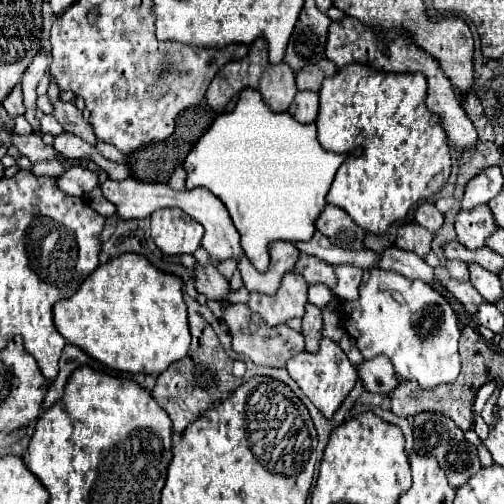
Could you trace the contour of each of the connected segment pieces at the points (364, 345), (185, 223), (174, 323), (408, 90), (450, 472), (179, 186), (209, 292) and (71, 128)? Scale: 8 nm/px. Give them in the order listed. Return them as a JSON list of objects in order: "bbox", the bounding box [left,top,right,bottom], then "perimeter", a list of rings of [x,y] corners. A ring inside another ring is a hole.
[{"bbox":[342,269,460,389],"perimeter":[[[366,269],[362,283],[360,283],[360,297],[356,301],[344,301],[342,309],[344,309],[342,327],[356,341],[364,359],[374,359],[378,355],[386,355],[402,379],[414,379],[422,385],[422,389],[432,389],[442,383],[452,383],[458,377],[458,373],[460,373],[458,317],[456,317],[454,309],[450,307],[450,303],[432,285],[428,285],[424,281],[410,281],[398,273],[386,273],[382,269]],[[430,313],[438,313],[438,323],[430,331],[430,335],[420,337],[416,331],[416,325],[422,323]]]},{"bbox":[150,207,202,255],"perimeter":[[[178,207],[158,209],[150,215],[152,241],[166,255],[194,253],[202,239],[202,225]]]},{"bbox":[54,253,190,375],"perimeter":[[[124,253],[98,265],[70,299],[54,305],[54,325],[68,343],[126,373],[160,375],[172,361],[186,357],[190,347],[182,279],[156,269],[138,253]]]},{"bbox":[316,65,450,235],"perimeter":[[[348,65],[338,69],[330,79],[324,79],[320,89],[320,113],[316,119],[318,141],[326,151],[346,153],[362,147],[364,153],[354,159],[346,159],[326,195],[330,205],[344,209],[356,225],[362,229],[382,235],[386,229],[406,219],[408,211],[424,199],[438,193],[450,177],[450,155],[444,129],[432,119],[426,109],[426,77],[422,73],[378,73],[364,65]]]},{"bbox":[412,413,480,489],"perimeter":[[[420,413],[412,419],[414,425],[414,451],[418,455],[432,455],[436,457],[436,461],[442,465],[442,469],[446,471],[446,477],[450,481],[450,485],[454,485],[454,489],[462,487],[474,473],[478,473],[480,469],[480,461],[478,461],[478,451],[474,445],[470,445],[464,437],[464,433],[456,427],[456,423],[440,413]]]},{"bbox":[168,166,187,190],"perimeter":[[[178,166],[173,174],[171,175],[168,184],[174,190],[184,190],[185,188],[185,181],[187,178],[187,173],[184,170],[183,166]]]},{"bbox":[192,267,230,305],"perimeter":[[[196,267],[192,271],[196,275],[196,289],[210,301],[220,301],[222,305],[228,305],[226,297],[230,293],[230,283],[216,271],[216,267]]]},{"bbox":[48,81,96,145],"perimeter":[[[56,81],[50,83],[48,97],[50,97],[52,105],[54,105],[54,113],[52,113],[52,115],[56,117],[56,121],[58,121],[68,133],[74,133],[74,135],[78,135],[80,139],[84,139],[86,143],[96,145],[94,129],[92,129],[92,125],[88,125],[88,123],[82,119],[80,109],[76,109],[76,107],[66,107],[66,105],[60,101],[60,89],[58,89],[58,83],[56,83]]]}]

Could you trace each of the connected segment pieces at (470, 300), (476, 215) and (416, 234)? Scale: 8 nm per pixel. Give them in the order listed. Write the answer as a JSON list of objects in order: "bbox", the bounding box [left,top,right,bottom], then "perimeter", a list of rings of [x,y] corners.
[{"bbox":[446,279,482,315],"perimeter":[[[450,279],[446,281],[446,289],[474,315],[478,311],[478,305],[482,305],[482,295],[474,289],[474,285],[470,285],[468,281],[456,281],[456,279]]]},{"bbox":[456,205,498,249],"perimeter":[[[486,205],[476,207],[474,211],[460,211],[456,215],[458,241],[468,249],[486,247],[486,239],[494,233],[494,229],[498,229],[498,225]]]},{"bbox":[396,223,434,257],"perimeter":[[[406,223],[398,229],[396,247],[404,249],[404,251],[412,251],[418,257],[426,257],[430,253],[432,239],[434,239],[434,235],[430,231],[426,231],[424,227],[418,227],[416,223]]]}]

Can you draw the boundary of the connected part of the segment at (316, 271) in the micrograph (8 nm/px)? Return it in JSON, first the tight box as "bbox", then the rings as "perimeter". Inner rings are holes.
{"bbox":[296,255,338,289],"perimeter":[[[300,255],[298,263],[296,263],[296,273],[300,273],[308,285],[314,283],[324,283],[326,287],[334,289],[334,283],[338,281],[334,277],[334,267],[318,257],[310,257],[310,255]]]}

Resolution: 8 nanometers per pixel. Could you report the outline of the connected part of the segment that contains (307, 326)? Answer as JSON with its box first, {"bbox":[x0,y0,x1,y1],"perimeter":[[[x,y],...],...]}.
{"bbox":[302,303,322,353],"perimeter":[[[308,303],[302,317],[302,335],[306,337],[306,351],[318,353],[318,341],[322,339],[322,309]]]}

